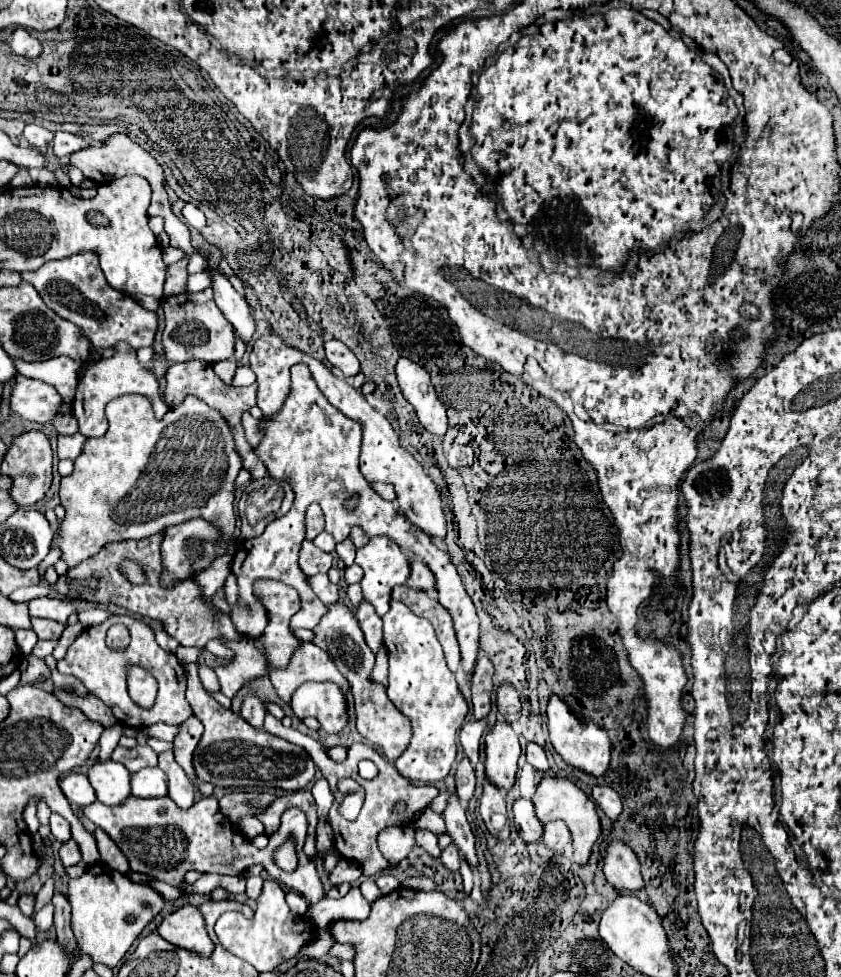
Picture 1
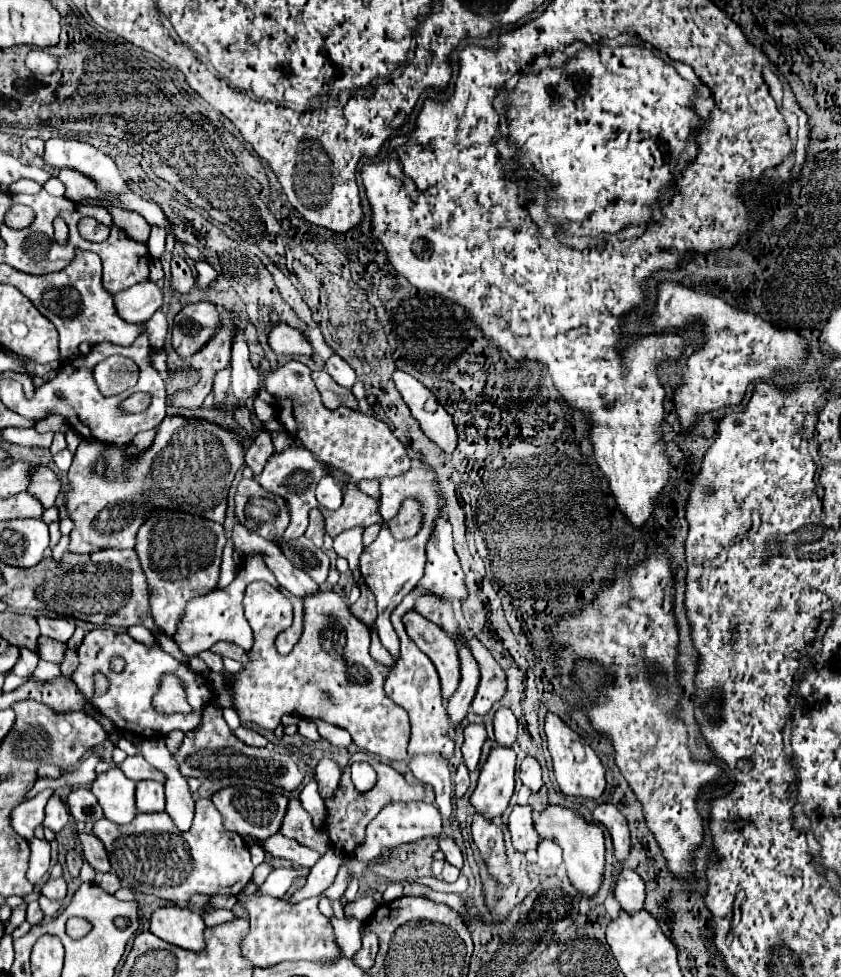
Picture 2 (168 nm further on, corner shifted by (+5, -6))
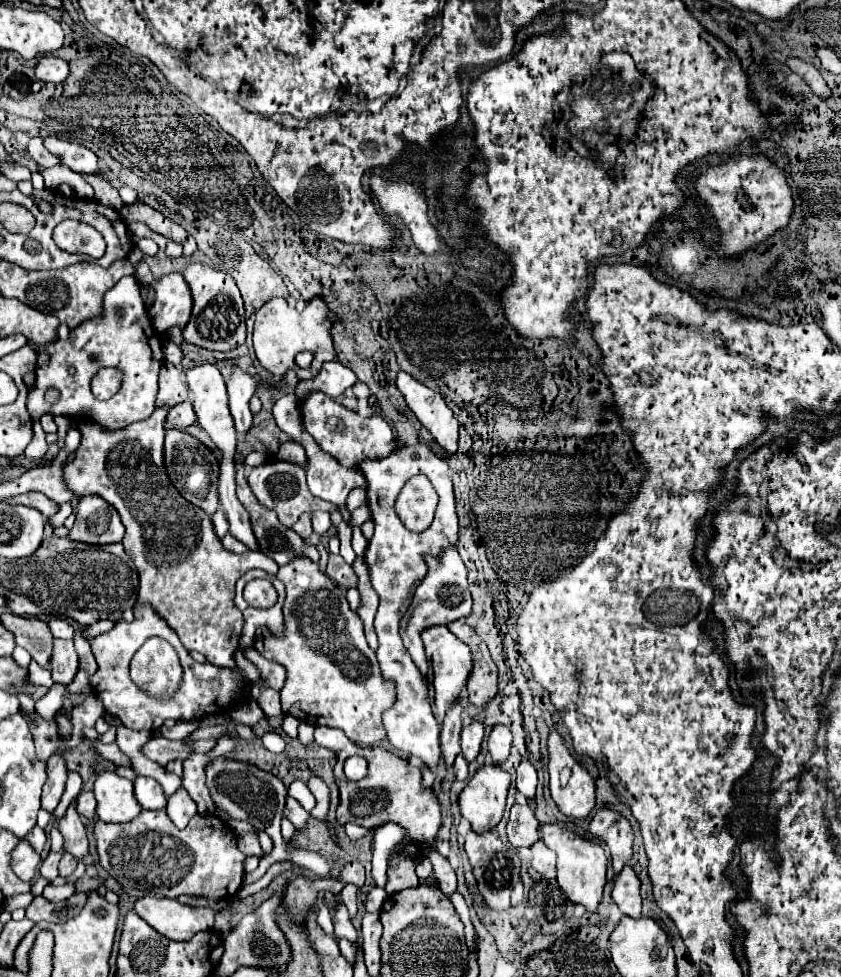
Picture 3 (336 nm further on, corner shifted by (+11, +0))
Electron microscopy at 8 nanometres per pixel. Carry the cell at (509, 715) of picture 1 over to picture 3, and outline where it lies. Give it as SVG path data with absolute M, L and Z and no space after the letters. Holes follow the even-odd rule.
M495 726L489 736L489 754L493 764L501 766L509 758L511 750L511 730L507 726Z

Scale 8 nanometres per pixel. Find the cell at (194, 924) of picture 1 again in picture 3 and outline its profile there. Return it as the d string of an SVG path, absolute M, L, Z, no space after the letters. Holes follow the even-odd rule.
M143 896L135 902L133 910L159 934L169 940L189 940L197 932L213 930L215 910L203 906L187 906L171 898Z

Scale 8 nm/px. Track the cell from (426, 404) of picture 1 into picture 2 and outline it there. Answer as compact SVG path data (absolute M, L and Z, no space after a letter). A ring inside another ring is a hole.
M395 370L393 382L401 392L405 404L409 406L413 418L419 422L421 430L429 440L433 440L443 452L453 452L457 446L457 432L451 416L437 402L433 392L425 388L419 380L409 376L407 372Z

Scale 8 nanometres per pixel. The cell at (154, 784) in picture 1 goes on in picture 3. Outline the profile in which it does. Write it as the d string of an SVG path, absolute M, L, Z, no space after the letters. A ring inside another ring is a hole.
M139 776L135 780L135 796L145 810L163 810L167 804L167 796L163 794L163 788L153 778Z

